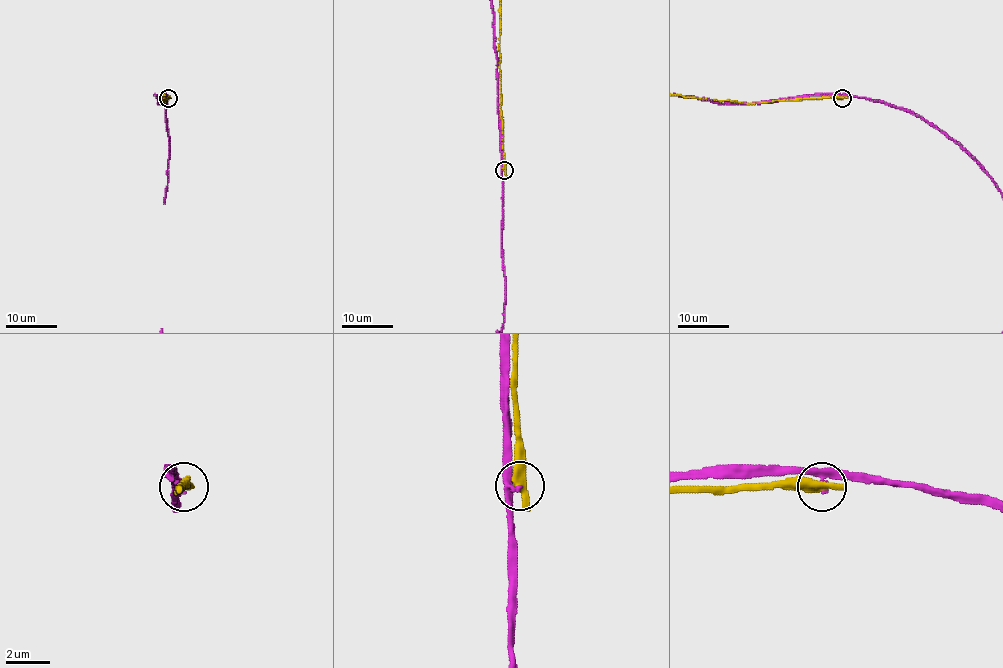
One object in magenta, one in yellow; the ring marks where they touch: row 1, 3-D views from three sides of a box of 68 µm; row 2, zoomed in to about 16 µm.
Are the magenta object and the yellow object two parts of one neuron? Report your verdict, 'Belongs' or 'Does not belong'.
Does not belong

